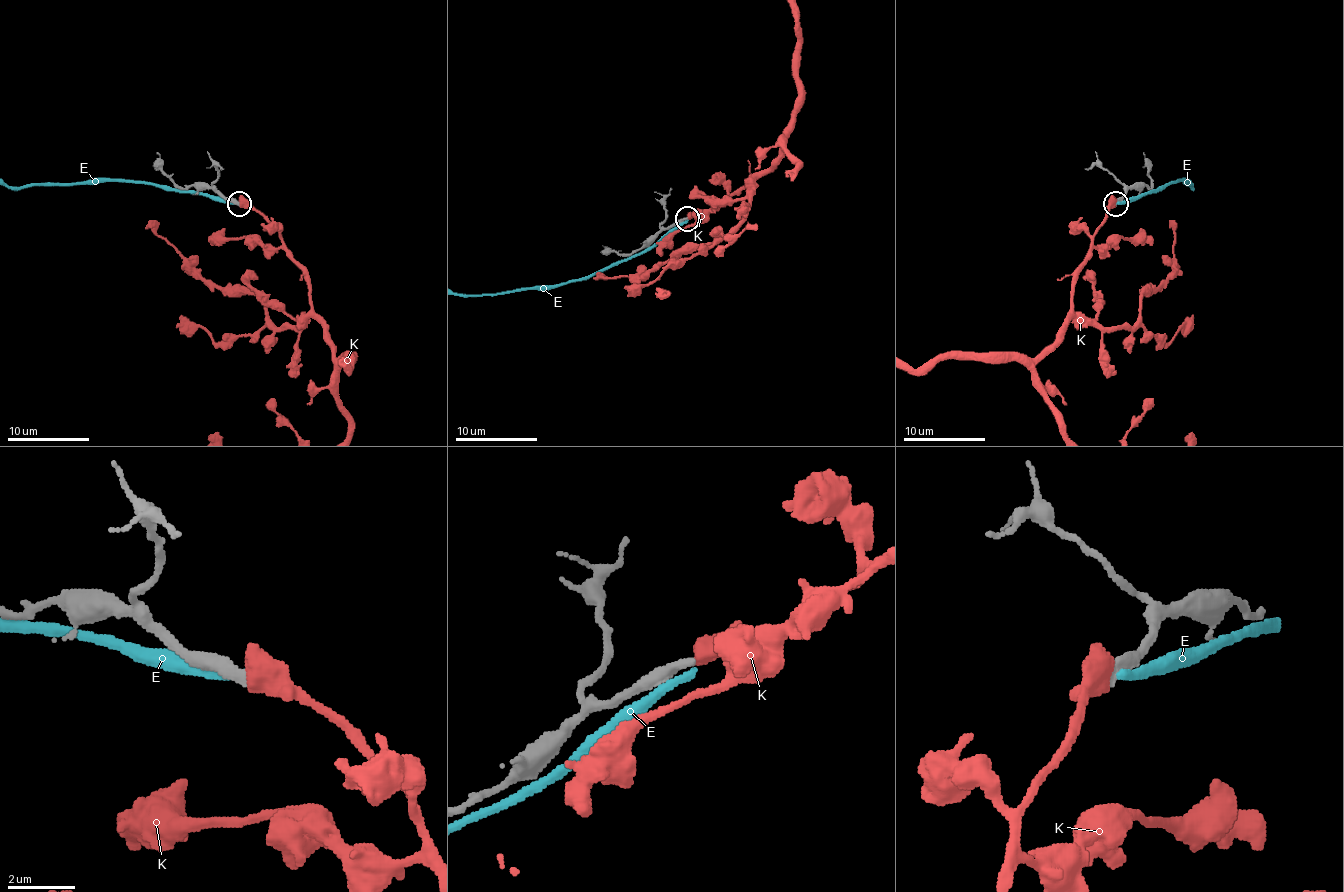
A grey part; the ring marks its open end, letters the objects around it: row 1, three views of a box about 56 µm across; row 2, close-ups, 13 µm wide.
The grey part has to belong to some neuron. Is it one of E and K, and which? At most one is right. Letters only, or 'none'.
none

